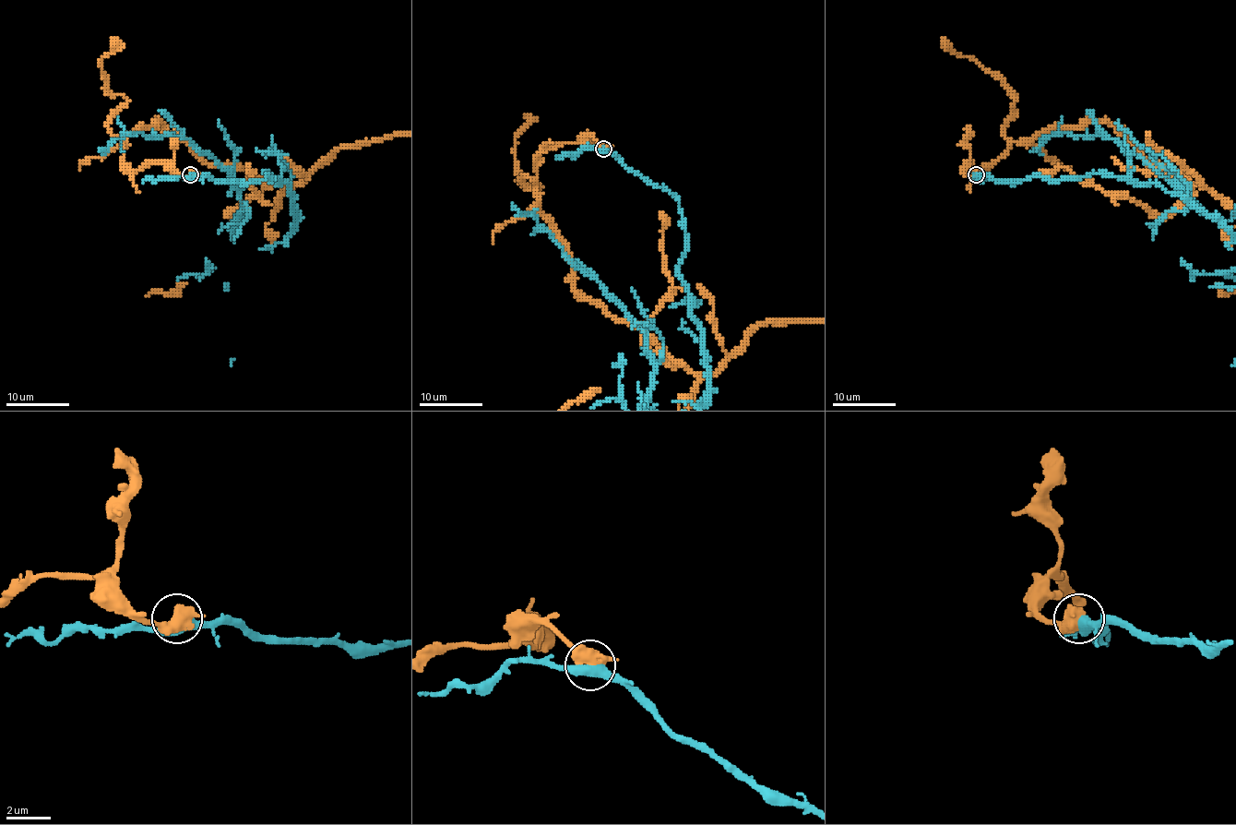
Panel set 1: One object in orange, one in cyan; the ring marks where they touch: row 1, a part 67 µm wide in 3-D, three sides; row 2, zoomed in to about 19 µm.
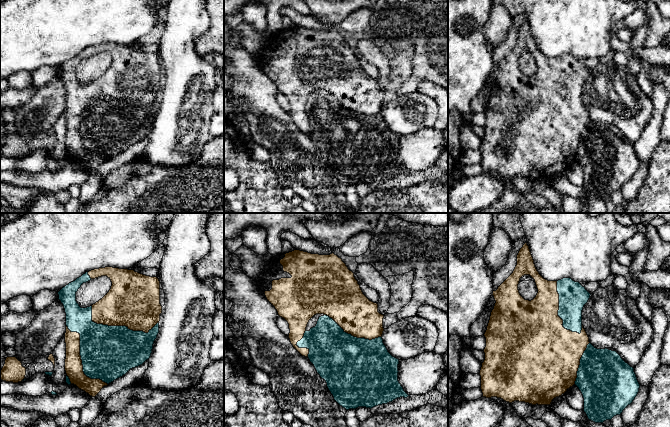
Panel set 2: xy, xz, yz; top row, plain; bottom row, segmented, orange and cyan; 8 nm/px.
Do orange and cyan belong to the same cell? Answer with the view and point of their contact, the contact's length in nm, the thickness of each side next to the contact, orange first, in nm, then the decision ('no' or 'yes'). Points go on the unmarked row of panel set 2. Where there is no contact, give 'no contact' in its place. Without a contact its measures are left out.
contact xy (118, 101); length 550 nm; calibres 420 and 440 nm; no

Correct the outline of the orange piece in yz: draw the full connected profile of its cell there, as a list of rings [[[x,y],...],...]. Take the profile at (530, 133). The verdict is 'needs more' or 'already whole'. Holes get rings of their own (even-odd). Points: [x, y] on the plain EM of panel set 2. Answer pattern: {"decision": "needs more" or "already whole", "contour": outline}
{"decision": "already whole", "contour": [[[527,19],[517,31],[517,41],[513,49],[496,67],[493,67],[492,71],[496,79],[484,110],[486,114],[485,136],[479,149],[483,173],[497,173],[509,179],[519,177],[532,181],[550,181],[554,174],[561,172],[575,160],[580,135],[590,119],[583,101],[580,110],[563,103],[563,96],[558,92],[557,57],[548,57],[539,50]],[[524,51],[530,51],[535,56],[538,65],[536,73],[531,77],[525,76],[518,66],[520,54]]]}

